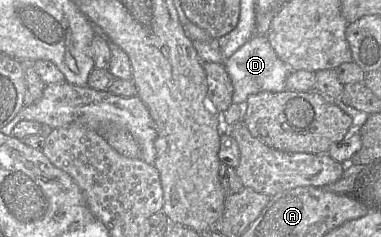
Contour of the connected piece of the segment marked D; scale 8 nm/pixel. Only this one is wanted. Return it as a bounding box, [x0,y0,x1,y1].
[223,35,291,104]

